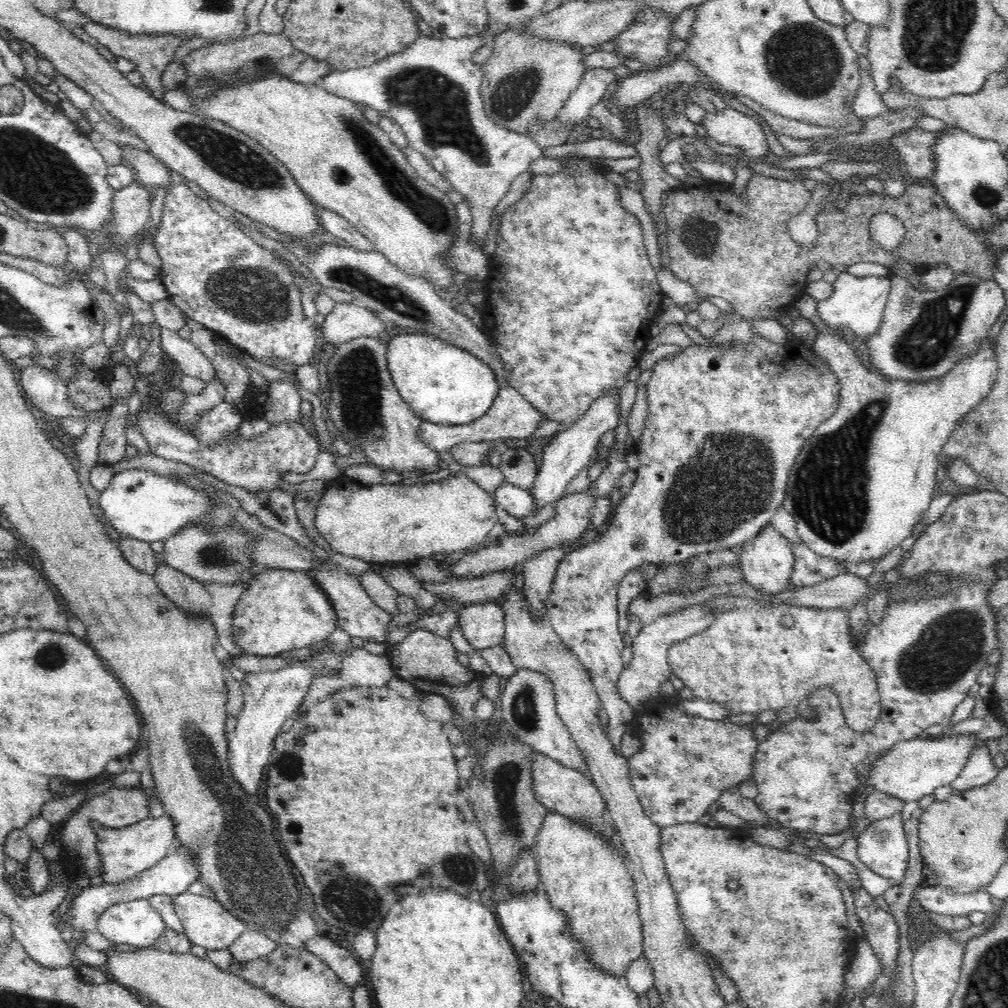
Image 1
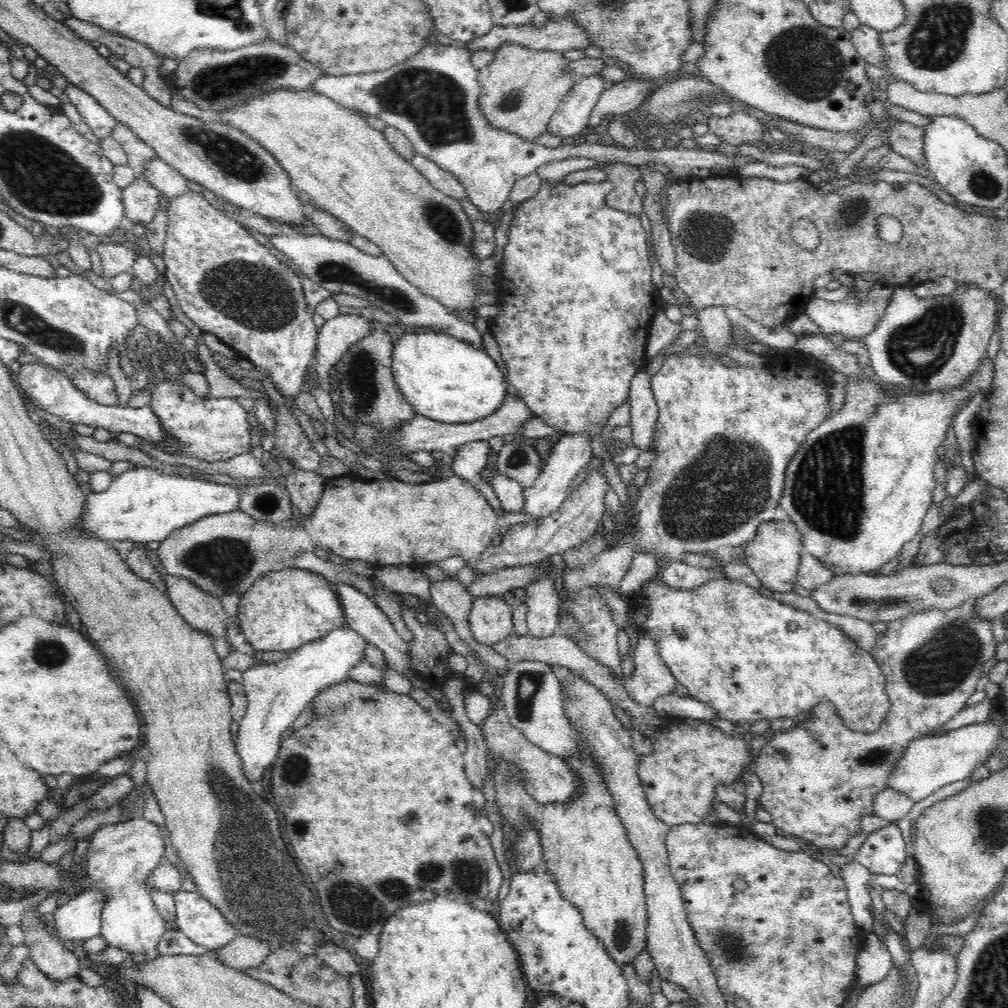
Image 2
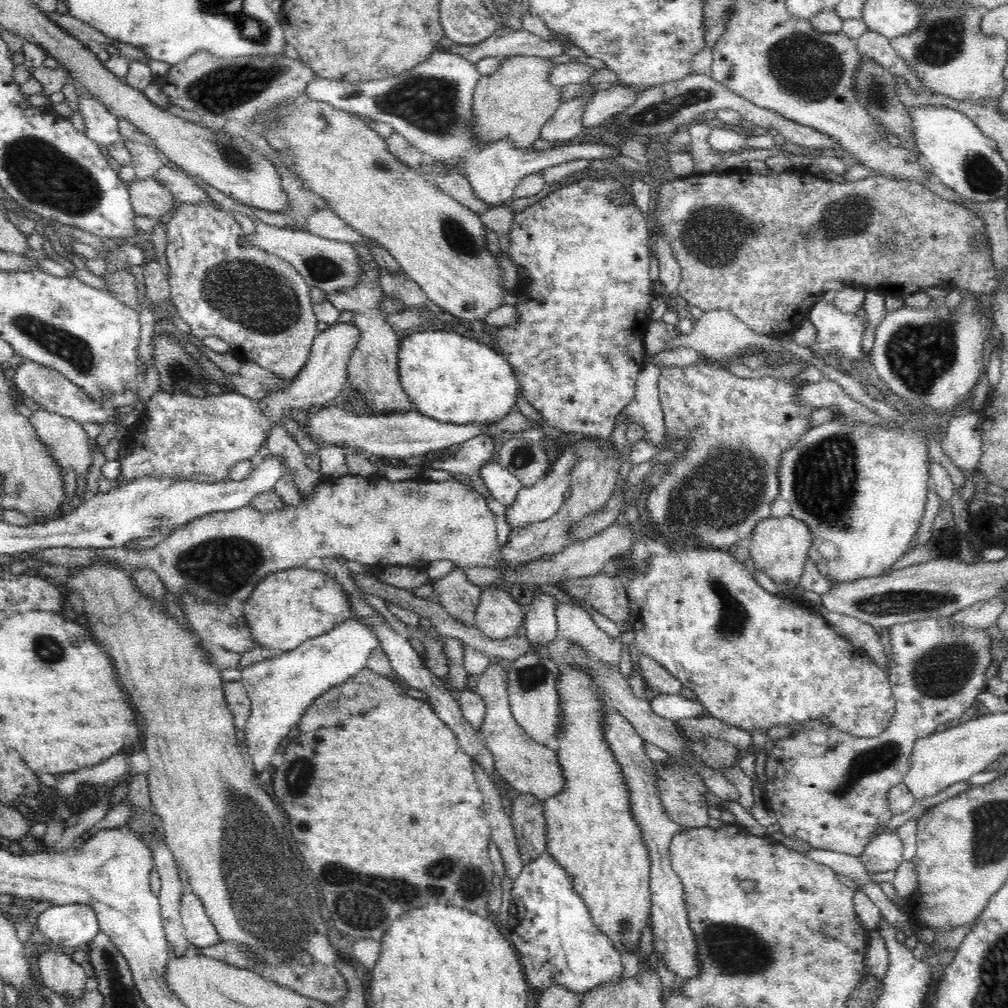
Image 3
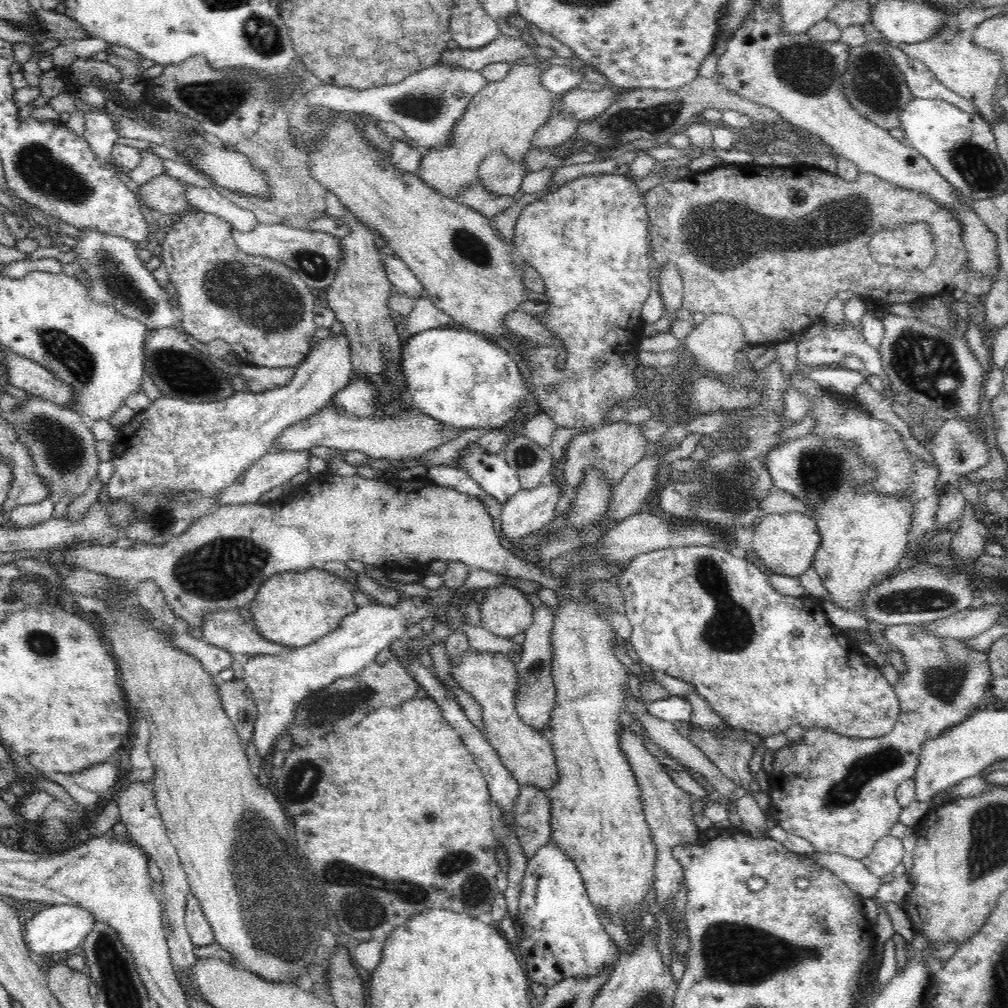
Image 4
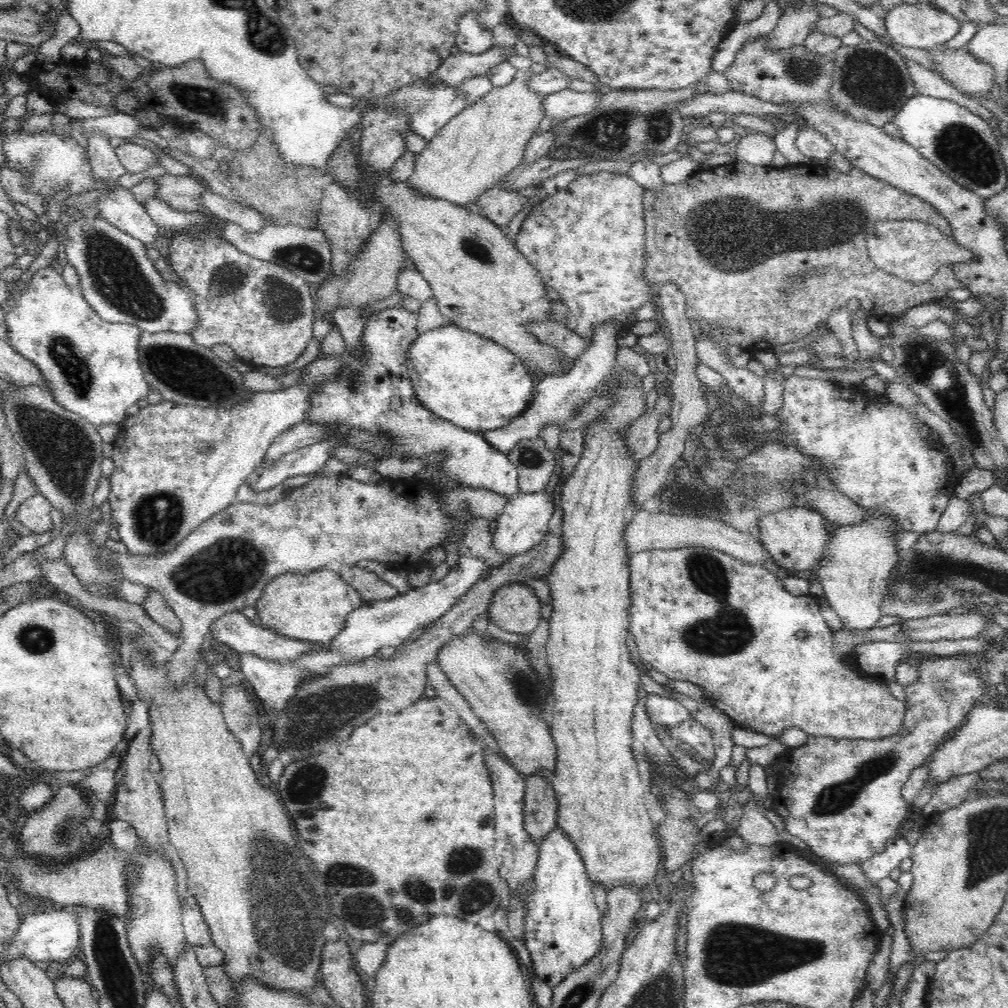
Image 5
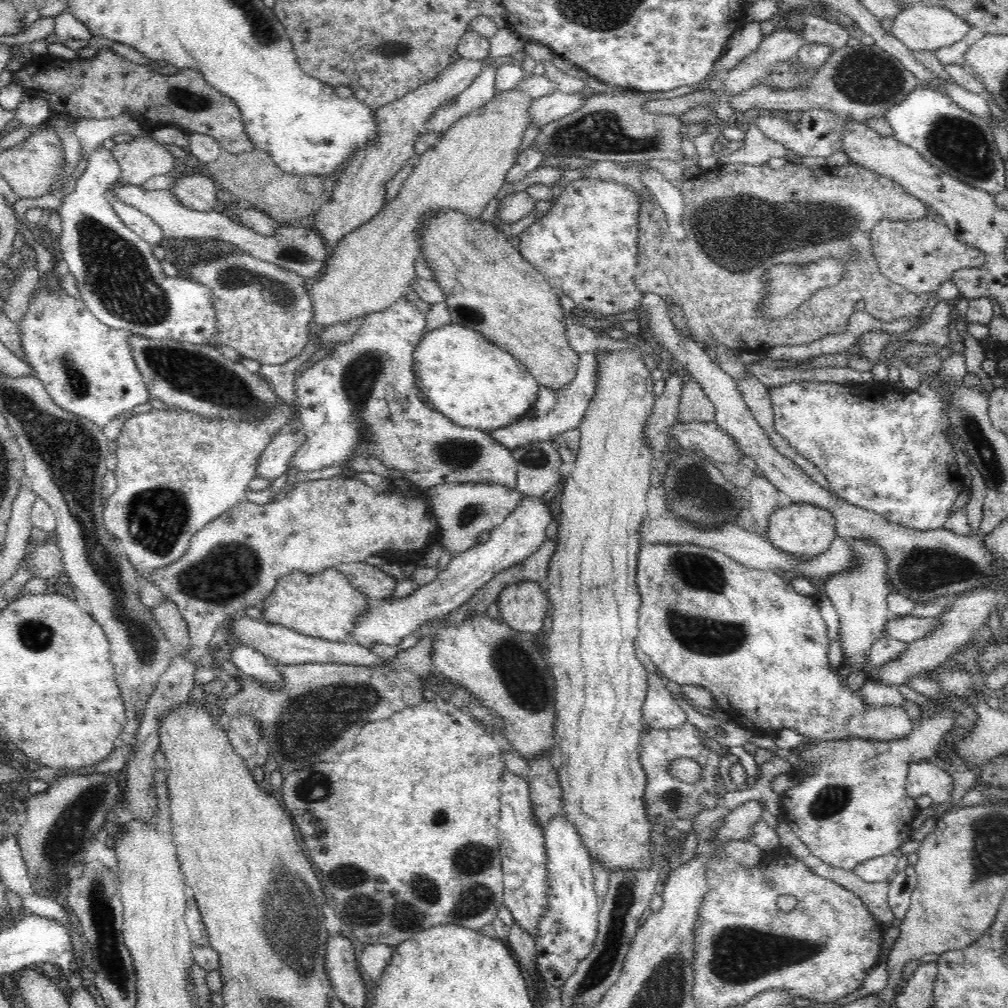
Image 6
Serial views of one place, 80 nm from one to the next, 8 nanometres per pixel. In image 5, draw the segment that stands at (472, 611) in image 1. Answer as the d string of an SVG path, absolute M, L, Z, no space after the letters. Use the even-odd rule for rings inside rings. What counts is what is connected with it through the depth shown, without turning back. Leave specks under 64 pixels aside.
M510 583L496 590L487 614L506 632L528 636L541 622L541 601L530 586Z

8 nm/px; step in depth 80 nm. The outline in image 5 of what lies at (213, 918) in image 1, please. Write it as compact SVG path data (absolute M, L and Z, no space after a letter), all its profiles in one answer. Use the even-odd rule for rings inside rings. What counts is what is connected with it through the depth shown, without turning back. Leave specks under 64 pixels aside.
M189 894L183 900L182 907L182 924L184 925L184 934L187 942L192 946L206 946L210 945L211 932L208 928L207 922L203 917L198 901Z

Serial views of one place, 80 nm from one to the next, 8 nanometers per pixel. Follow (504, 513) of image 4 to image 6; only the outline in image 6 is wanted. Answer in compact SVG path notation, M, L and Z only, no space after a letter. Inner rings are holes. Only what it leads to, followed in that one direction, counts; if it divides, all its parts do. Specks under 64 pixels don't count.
M524 496L522 504L512 514L508 514L508 518L498 528L489 531L485 539L472 548L452 556L446 569L440 570L433 581L421 587L415 586L414 591L404 599L372 604L369 612L358 618L349 641L368 648L376 644L398 646L405 636L422 628L424 622L428 624L438 617L450 616L453 611L468 603L500 571L532 556L547 539L546 528L552 518L548 504L543 503L541 497ZM252 646L232 648L232 661L244 674L262 681L268 689L277 691L283 685L282 673L276 671L276 666L267 659L264 653Z

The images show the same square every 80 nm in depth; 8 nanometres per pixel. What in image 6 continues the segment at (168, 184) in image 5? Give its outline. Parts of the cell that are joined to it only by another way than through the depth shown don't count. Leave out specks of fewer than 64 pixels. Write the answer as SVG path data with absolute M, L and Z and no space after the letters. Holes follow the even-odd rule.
M204 173L177 176L176 185L171 192L182 205L202 212L216 210L217 201L221 199L222 192L212 178Z

